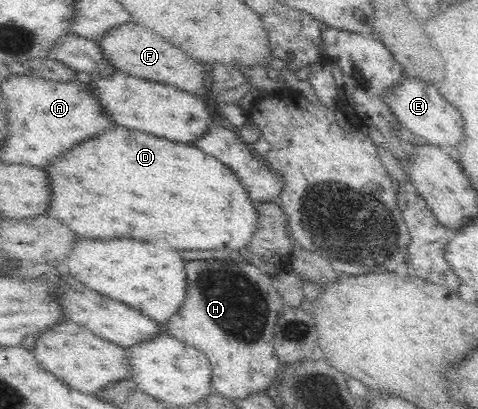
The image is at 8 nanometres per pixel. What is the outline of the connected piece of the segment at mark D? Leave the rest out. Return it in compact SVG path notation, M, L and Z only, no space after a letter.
M117 126L117 128L105 130L103 134L89 138L89 140L77 144L73 150L67 150L65 154L53 158L45 170L51 176L50 190L53 190L49 210L45 213L48 216L59 218L77 236L83 236L83 238L123 238L123 236L127 236L127 238L149 240L149 242L165 240L177 250L179 248L181 250L241 250L248 246L251 237L255 235L255 230L259 228L259 215L257 215L255 203L248 195L247 188L239 182L235 174L231 170L227 170L227 167L223 166L217 158L211 158L209 154L205 154L199 148L194 148L185 143L173 142L166 138Z

